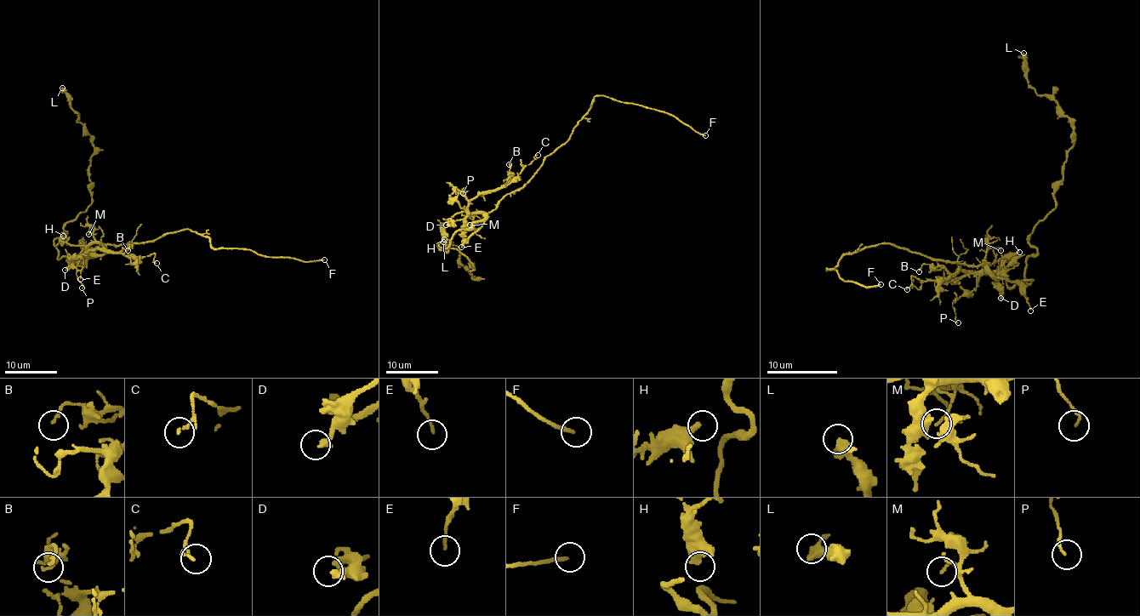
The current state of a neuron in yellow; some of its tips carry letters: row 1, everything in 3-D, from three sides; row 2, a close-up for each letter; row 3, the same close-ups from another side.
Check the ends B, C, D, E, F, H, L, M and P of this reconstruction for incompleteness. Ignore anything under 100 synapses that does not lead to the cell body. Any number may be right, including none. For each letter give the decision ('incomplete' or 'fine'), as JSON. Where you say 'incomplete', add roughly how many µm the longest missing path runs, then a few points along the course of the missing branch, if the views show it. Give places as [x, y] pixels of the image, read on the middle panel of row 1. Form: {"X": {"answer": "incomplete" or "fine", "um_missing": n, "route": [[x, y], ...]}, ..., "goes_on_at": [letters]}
{"B": {"answer": "fine"}, "C": {"answer": "fine"}, "D": {"answer": "fine"}, "E": {"answer": "fine"}, "F": {"answer": "incomplete", "um_missing": 10, "route": [[705, 135], [722, 145], [727, 145], [734, 139], [734, 143]]}, "H": {"answer": "fine"}, "L": {"answer": "fine"}, "M": {"answer": "fine"}, "P": {"answer": "fine"}, "goes_on_at": ["F"]}

